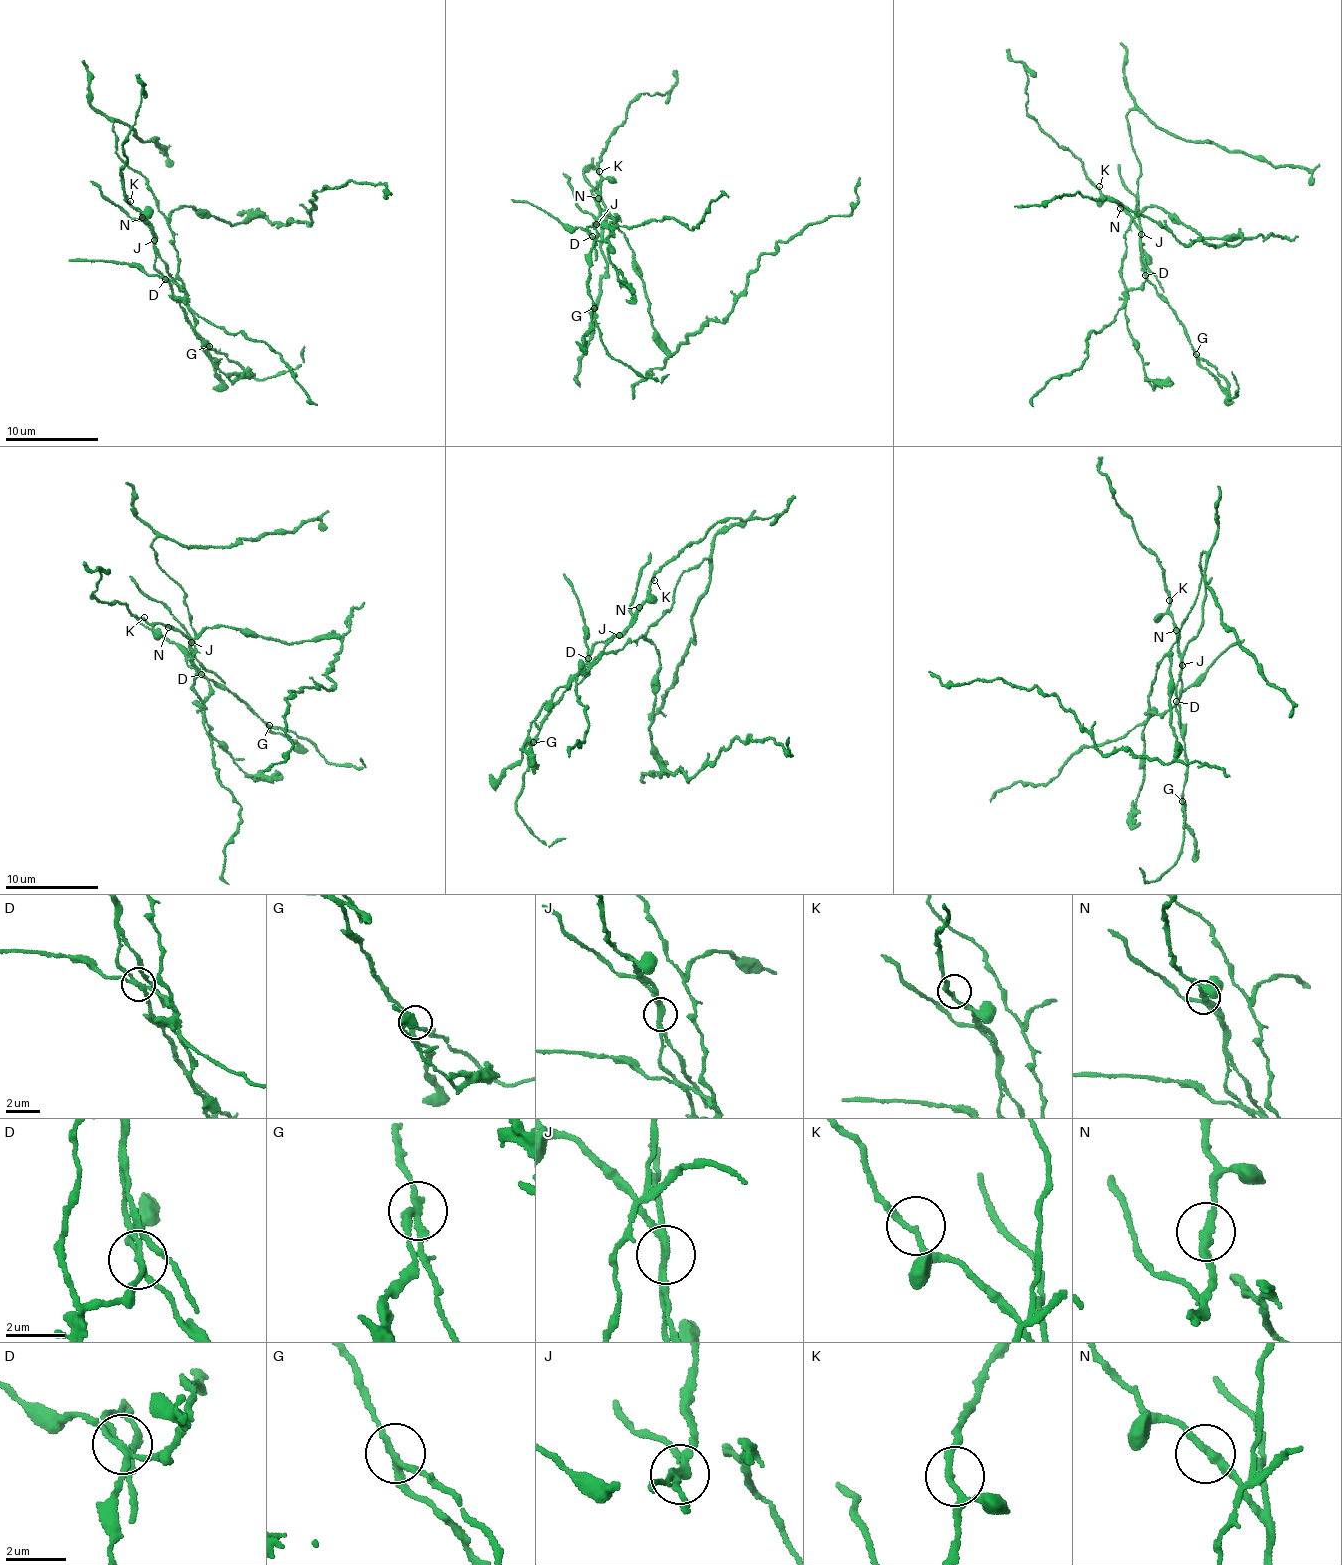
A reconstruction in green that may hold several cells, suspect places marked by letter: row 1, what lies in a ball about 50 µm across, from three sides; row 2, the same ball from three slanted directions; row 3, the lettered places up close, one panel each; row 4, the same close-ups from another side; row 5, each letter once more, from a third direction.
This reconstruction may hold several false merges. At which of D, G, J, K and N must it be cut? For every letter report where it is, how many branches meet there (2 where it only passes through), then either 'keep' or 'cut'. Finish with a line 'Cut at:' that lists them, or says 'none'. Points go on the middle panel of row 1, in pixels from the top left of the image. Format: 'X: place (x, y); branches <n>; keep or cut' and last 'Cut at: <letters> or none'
D: place (592, 236); branches 4; cut
G: place (594, 308); branches 3; cut
J: place (596, 224); branches 2; cut
K: place (599, 171); branches 2; keep
N: place (598, 198); branches 2; keep
Cut at: D, G, J

